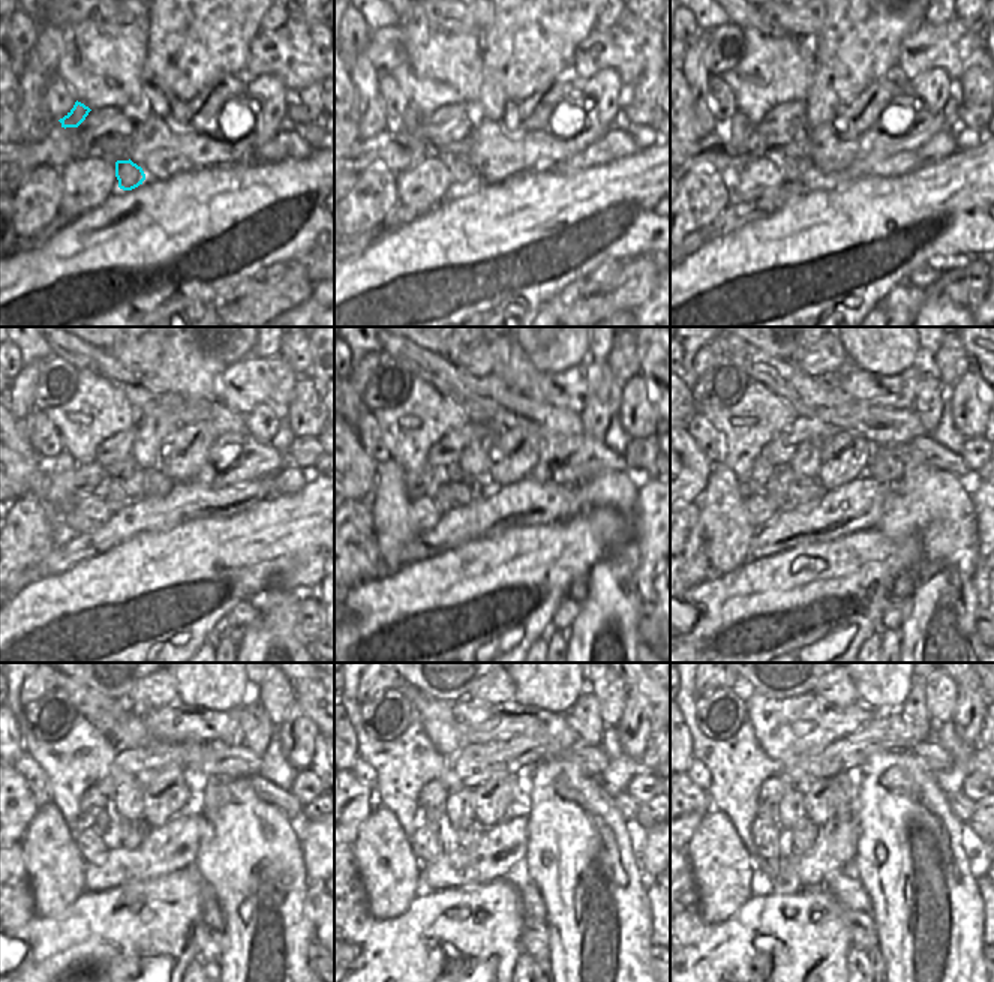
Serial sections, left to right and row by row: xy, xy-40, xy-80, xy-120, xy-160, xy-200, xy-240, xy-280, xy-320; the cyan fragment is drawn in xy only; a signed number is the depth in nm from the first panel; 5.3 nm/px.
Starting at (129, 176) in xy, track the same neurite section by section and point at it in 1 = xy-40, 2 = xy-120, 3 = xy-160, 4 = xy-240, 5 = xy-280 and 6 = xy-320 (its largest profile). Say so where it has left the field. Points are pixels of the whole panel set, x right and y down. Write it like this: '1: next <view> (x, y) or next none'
1: next xy-40 (462, 173)
2: next xy-120 (116, 499)
3: next xy-160 (443, 493)
4: next xy-240 (107, 823)
5: next xy-280 (447, 834)
6: next xy-320 (786, 846)

